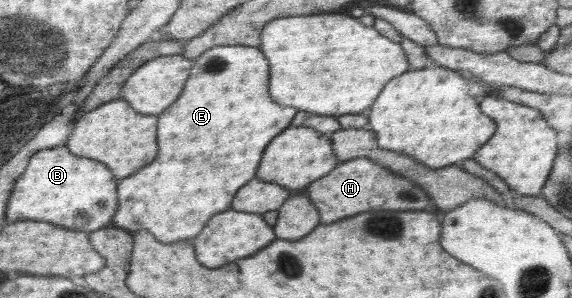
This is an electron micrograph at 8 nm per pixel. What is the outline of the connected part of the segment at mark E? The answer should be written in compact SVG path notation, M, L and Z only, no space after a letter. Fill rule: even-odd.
M223 45L217 46L204 52L200 57L193 60L193 67L189 79L187 79L183 91L179 94L176 101L165 111L158 115L157 123L157 145L158 153L155 159L145 165L135 174L118 182L117 197L119 198L119 209L113 215L110 225L115 225L117 228L127 230L134 233L139 230L147 230L151 235L155 236L157 241L163 243L175 243L181 239L191 239L195 235L201 233L201 229L205 227L205 223L215 215L221 213L225 209L229 209L235 193L239 187L243 187L247 181L251 181L255 177L257 165L261 161L261 153L265 151L265 147L269 145L269 141L273 137L277 137L284 129L291 126L291 121L298 111L293 107L281 107L277 105L271 97L269 97L269 80L270 80L270 65L265 58L265 55L258 49L258 46L243 46L236 45Z

